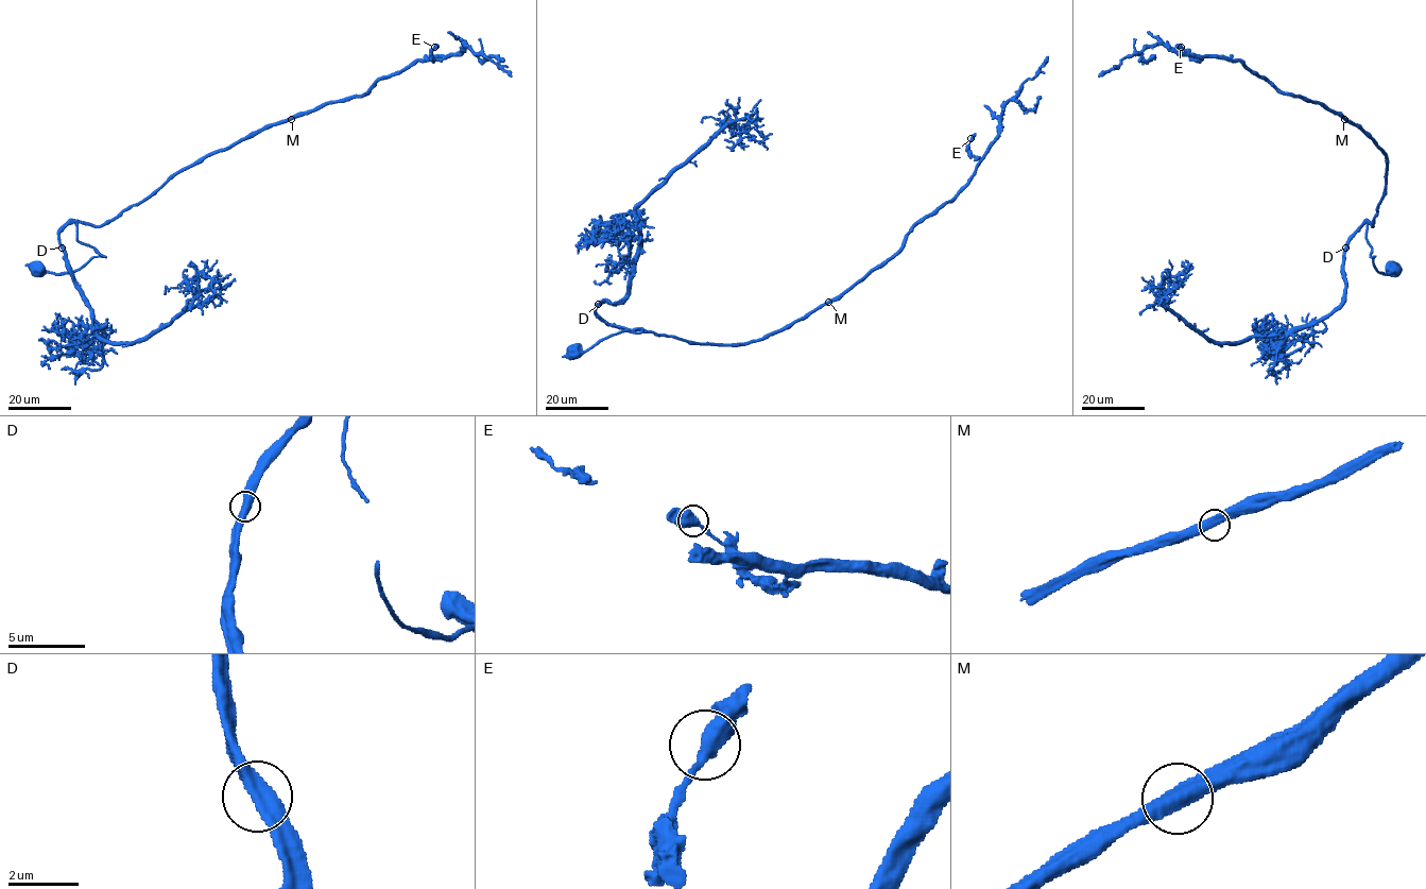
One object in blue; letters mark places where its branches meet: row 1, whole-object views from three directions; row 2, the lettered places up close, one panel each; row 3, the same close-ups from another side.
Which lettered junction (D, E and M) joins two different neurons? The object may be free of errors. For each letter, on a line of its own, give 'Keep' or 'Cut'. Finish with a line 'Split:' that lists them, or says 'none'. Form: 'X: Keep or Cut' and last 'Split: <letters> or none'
D: Keep
E: Keep
M: Keep
Split: none

